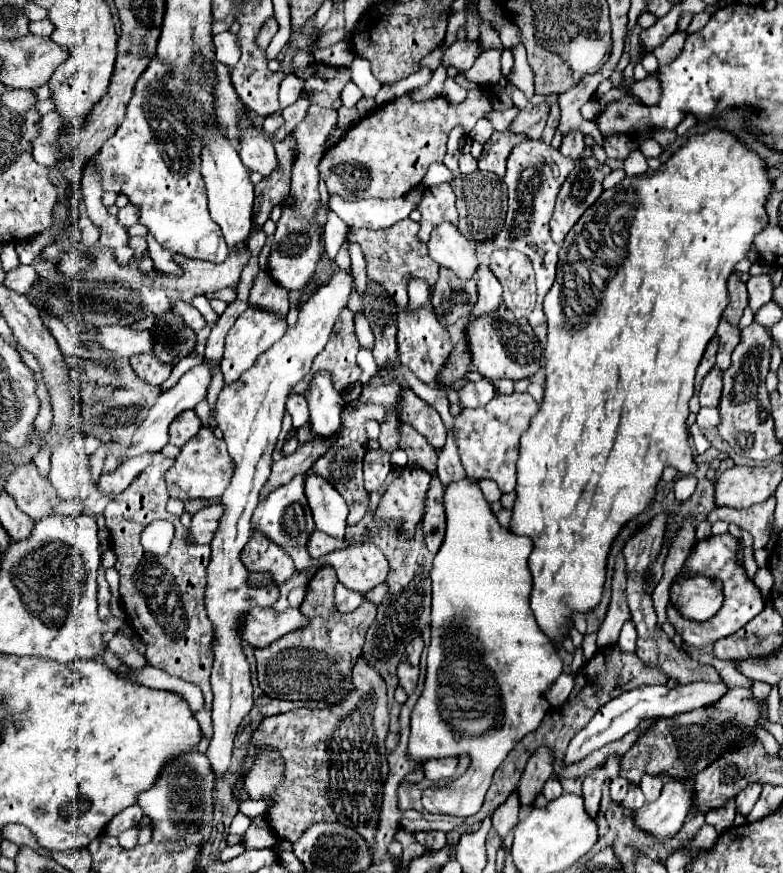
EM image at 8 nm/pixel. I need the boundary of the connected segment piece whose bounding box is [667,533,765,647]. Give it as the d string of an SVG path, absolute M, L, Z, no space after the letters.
M725 533L725 535L711 535L705 541L697 541L691 547L691 553L689 553L687 561L683 563L683 571L687 575L703 575L703 577L709 577L711 581L721 581L725 601L723 601L723 607L717 611L717 615L713 615L709 621L705 621L701 625L697 625L697 621L689 621L687 617L681 617L679 609L675 609L673 601L669 601L669 605L667 605L667 621L675 627L675 633L689 647L713 645L715 641L719 641L719 637L733 635L737 629L747 625L755 615L759 615L763 611L765 601L761 597L761 591L747 577L745 567L737 559L737 551L739 551L739 541L733 535L729 535L729 533Z

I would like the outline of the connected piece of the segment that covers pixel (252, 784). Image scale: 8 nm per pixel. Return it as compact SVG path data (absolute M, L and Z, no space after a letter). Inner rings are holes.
M261 749L261 757L253 761L253 769L245 775L245 791L249 799L263 799L285 781L285 761L277 749Z

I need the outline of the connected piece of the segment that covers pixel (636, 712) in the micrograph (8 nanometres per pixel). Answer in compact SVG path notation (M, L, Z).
M691 683L691 685L677 685L673 689L665 687L665 685L641 685L633 691L621 693L619 697L611 699L609 703L605 703L595 715L593 719L587 723L585 729L581 729L569 743L567 753L563 757L563 767L565 765L573 765L581 759L585 759L589 753L621 739L623 735L627 735L629 731L633 731L635 727L639 727L641 721L653 719L653 717L673 717L685 711L693 711L705 705L715 703L717 699L721 699L727 693L727 685L725 683Z

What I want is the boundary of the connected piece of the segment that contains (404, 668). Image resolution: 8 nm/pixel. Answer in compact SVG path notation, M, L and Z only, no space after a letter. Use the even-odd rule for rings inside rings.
M401 663L397 667L397 677L399 677L399 683L403 685L405 693L411 695L417 687L417 679L419 679L419 667L413 667L413 665L405 665Z

